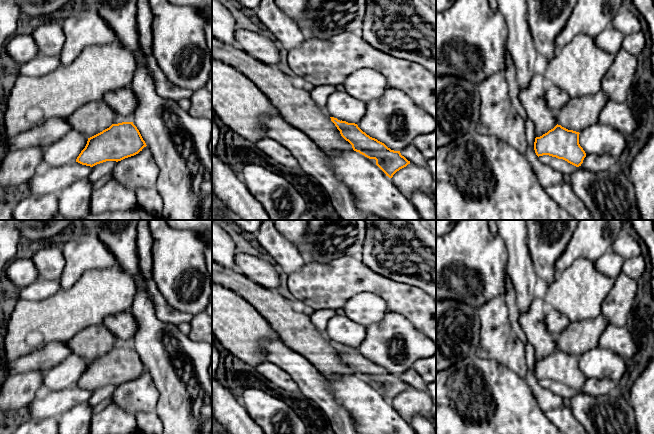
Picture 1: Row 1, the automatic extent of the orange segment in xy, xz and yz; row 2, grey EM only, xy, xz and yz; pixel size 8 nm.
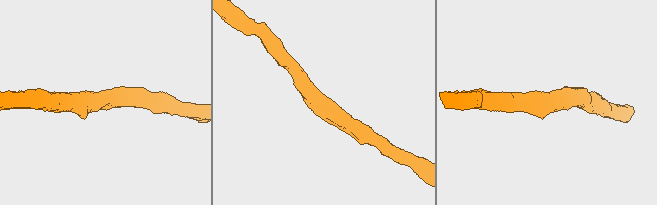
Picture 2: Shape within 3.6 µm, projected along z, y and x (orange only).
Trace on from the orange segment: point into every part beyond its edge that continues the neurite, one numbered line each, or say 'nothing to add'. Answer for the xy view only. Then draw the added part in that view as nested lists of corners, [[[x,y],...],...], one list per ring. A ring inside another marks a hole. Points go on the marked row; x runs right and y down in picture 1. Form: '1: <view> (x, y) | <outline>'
1: xy (118, 119) | [[[116,115],[113,124],[118,124],[118,123],[122,123],[122,122],[133,122],[132,121],[132,117],[124,117],[124,116],[120,116],[120,115]]]

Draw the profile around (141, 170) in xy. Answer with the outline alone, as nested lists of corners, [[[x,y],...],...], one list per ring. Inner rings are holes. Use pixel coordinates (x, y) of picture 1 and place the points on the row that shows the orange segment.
[[[146,146],[138,154],[118,161],[109,176],[136,192],[139,188],[156,187],[159,167]]]

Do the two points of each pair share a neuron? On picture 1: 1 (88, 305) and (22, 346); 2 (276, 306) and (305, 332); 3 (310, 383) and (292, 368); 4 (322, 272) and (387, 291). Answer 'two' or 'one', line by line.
1: one
2: one
3: one
4: one

